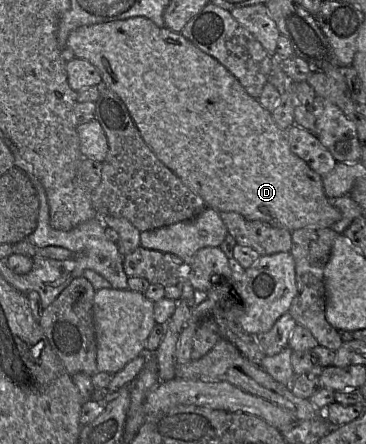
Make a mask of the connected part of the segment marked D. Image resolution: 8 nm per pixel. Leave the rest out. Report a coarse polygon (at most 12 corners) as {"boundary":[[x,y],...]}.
{"boundary":[[146,17],[80,26],[149,148],[218,212],[341,212],[227,68]]}

